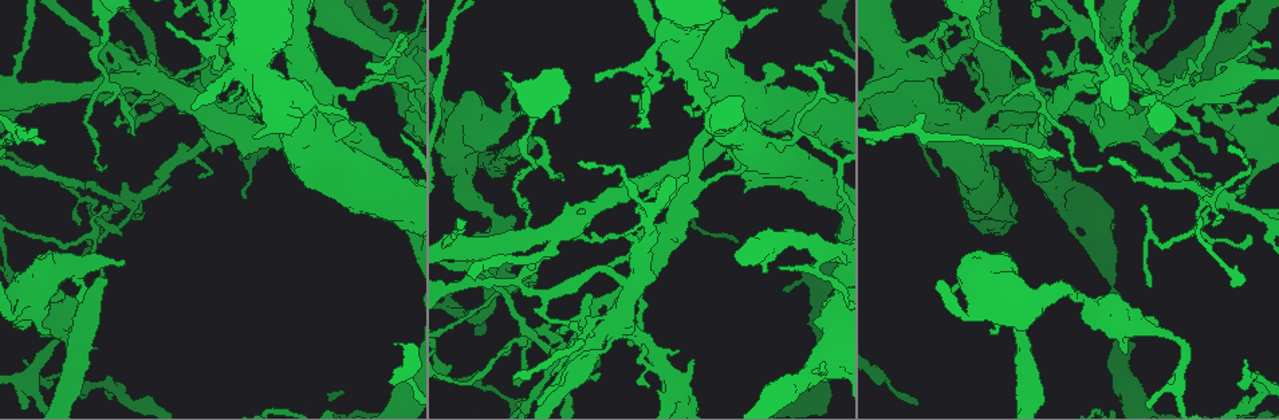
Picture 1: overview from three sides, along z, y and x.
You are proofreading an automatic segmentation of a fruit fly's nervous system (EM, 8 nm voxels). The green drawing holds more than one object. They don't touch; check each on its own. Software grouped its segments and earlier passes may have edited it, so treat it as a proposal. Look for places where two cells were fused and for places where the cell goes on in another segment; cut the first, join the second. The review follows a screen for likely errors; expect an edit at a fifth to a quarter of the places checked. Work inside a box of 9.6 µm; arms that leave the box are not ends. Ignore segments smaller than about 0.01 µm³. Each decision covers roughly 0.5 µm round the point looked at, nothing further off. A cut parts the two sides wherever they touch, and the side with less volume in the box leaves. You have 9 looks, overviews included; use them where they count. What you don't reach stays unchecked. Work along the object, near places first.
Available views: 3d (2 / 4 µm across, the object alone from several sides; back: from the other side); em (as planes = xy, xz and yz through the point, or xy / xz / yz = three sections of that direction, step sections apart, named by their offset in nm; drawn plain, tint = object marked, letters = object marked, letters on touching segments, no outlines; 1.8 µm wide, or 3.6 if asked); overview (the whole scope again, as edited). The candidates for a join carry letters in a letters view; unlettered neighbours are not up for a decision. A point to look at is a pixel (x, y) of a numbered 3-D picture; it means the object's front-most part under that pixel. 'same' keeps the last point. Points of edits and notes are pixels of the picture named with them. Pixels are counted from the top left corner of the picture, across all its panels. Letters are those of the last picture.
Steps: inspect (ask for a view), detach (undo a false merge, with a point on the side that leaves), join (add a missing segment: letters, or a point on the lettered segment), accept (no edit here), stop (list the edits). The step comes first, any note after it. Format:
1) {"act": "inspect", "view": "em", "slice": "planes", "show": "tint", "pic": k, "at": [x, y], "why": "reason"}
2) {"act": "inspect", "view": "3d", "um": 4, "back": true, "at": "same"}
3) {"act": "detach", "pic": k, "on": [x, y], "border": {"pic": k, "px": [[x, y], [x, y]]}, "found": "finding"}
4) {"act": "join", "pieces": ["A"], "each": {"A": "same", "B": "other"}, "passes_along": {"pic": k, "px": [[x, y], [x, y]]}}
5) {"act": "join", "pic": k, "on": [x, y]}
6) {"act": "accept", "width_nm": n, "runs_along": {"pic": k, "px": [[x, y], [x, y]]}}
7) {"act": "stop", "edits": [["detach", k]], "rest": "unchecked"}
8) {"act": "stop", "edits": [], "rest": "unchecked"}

{"act": "inspect", "view": "em", "um": 3.6, "slice": "planes", "show": "letters", "pic": 1, "at": [239, 71], "why": "calibre changes"}

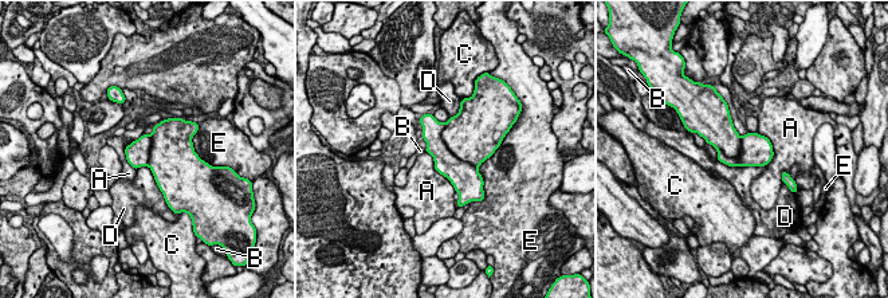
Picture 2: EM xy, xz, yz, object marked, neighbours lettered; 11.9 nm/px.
{"act": "detach", "pic": 2, "on": [446, 163], "each": {"A": "other", "B": "other", "C": "other", "D": "other", "E": "other"}, "border": {"pic": 2, "px": [[444, 124], [446, 145], [478, 168]]}, "found": "two cells meet here"}

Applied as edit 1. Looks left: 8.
{"act": "inspect", "view": "3d", "um": 4, "pic": 1, "at": [1025, 298], "why": "sudden change in width"}

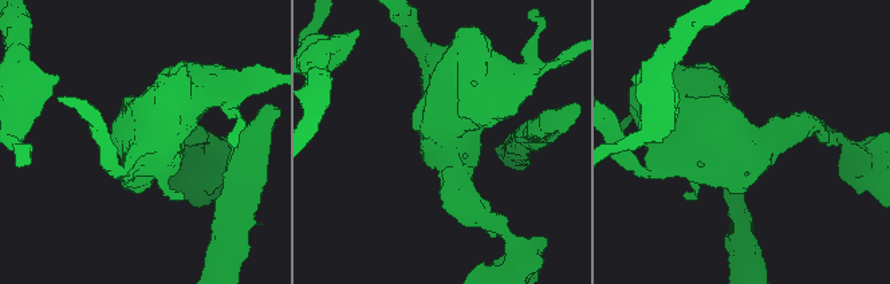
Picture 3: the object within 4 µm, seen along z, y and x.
{"act": "inspect", "view": "em", "um": 3.6, "slice": "planes", "show": "letters", "pic": 3, "at": [746, 141], "why": "need the tissue"}

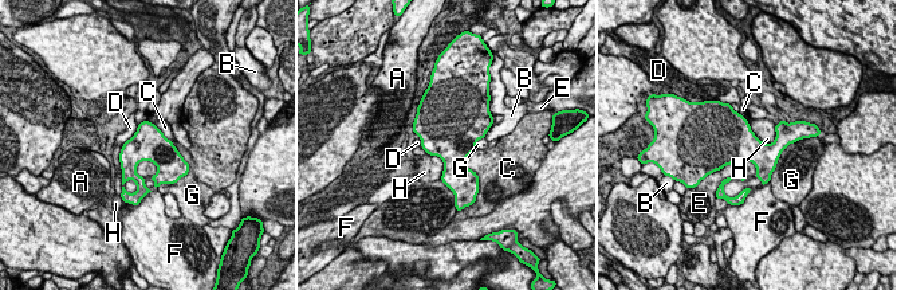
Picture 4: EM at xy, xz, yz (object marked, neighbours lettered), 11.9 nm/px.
{"act": "accept", "each": {"A": "other", "B": "other", "C": "other", "D": "other", "E": "other", "F": "other", "G": "other", "H": "other"}, "border": {"pic": 4, "px": [[748, 122], [760, 140], [775, 140]]}, "found": "all the same cell"}

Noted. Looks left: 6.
{"act": "inspect", "view": "3d", "um": 2, "pic": 1, "at": [1155, 318], "why": "thick end"}

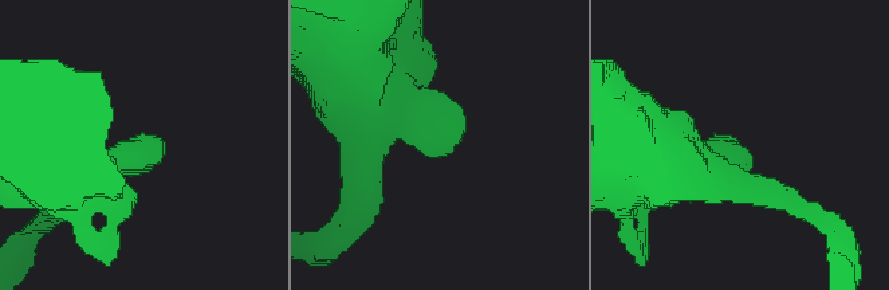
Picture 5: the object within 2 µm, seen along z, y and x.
{"act": "inspect", "view": "em", "slice": "planes", "show": "plain", "pic": 5, "at": [737, 145], "why": "shape alone is not enough"}

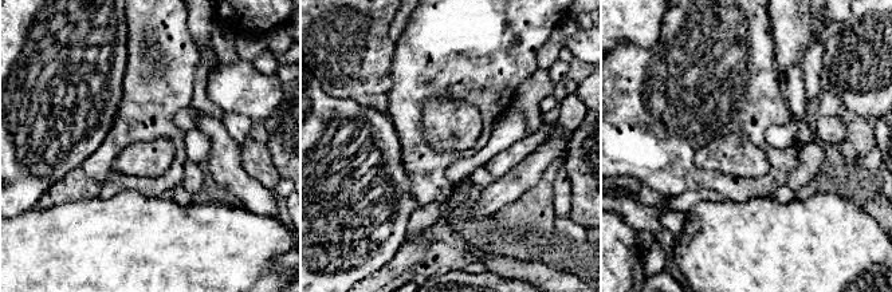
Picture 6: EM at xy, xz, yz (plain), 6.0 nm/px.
{"act": "inspect", "view": "em", "slice": "planes", "show": "letters", "at": "same"}

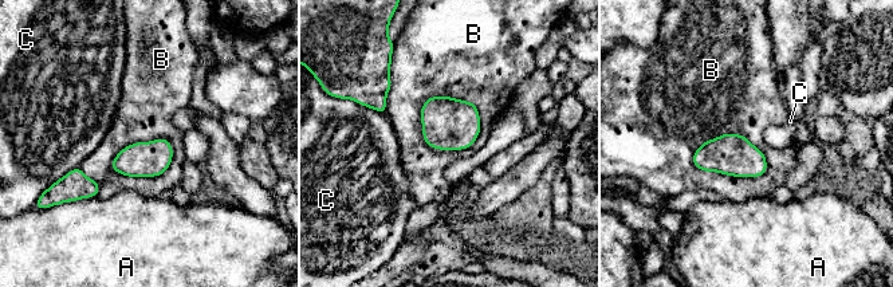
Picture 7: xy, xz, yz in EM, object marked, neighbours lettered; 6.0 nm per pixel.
{"act": "accept", "each": {"A": "other", "B": "other", "C": "other"}, "border": {"pic": 7, "px": [[423, 102], [427, 144], [475, 142]]}, "found": "no lettered segment goes on from it"}

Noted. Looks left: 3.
{"act": "inspect", "view": "3d", "um": 2, "back": true, "pic": 1, "at": [1266, 393]}

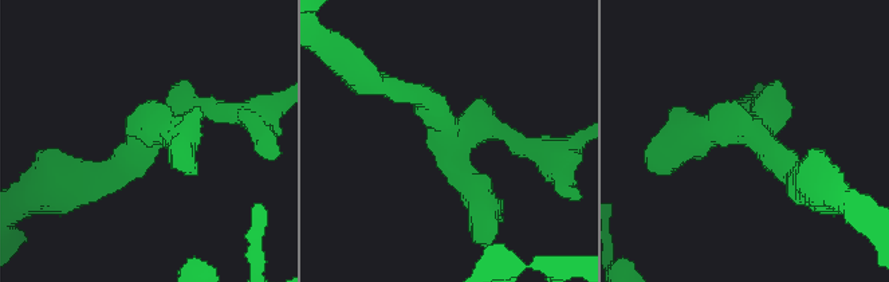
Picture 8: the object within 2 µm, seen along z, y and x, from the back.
{"act": "inspect", "view": "em", "slice": "planes", "show": "tint", "pic": 8, "at": [756, 140]}

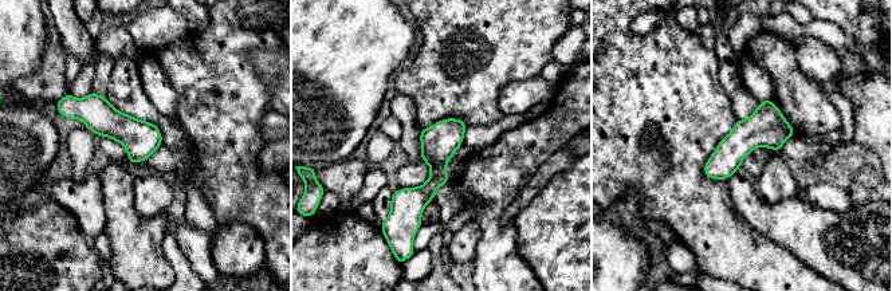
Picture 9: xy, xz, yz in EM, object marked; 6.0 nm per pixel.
{"act": "inspect", "view": "em", "slice": "planes", "show": "letters", "at": "same"}

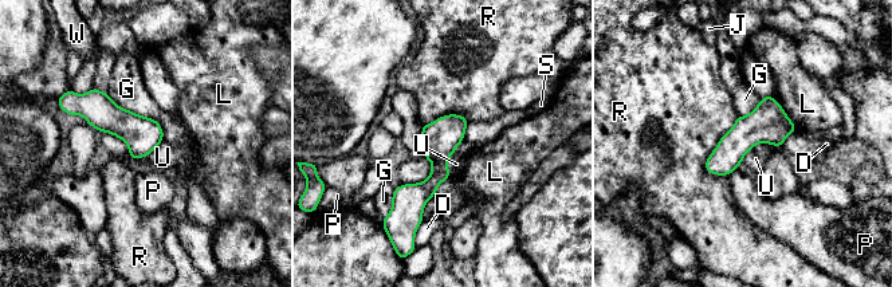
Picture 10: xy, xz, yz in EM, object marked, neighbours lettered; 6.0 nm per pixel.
{"act": "accept", "longest_contact_nm": ["G", 460], "each": {"D": "other", "G": "other", "J": "other", "L": "other", "P": "other", "R": "other", "S": "other", "U": "other", "W": "other"}, "found": "continuous, no second cell"}

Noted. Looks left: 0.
{"act": "stop", "edits": [["detach", 2]], "rest": "unchecked"}

